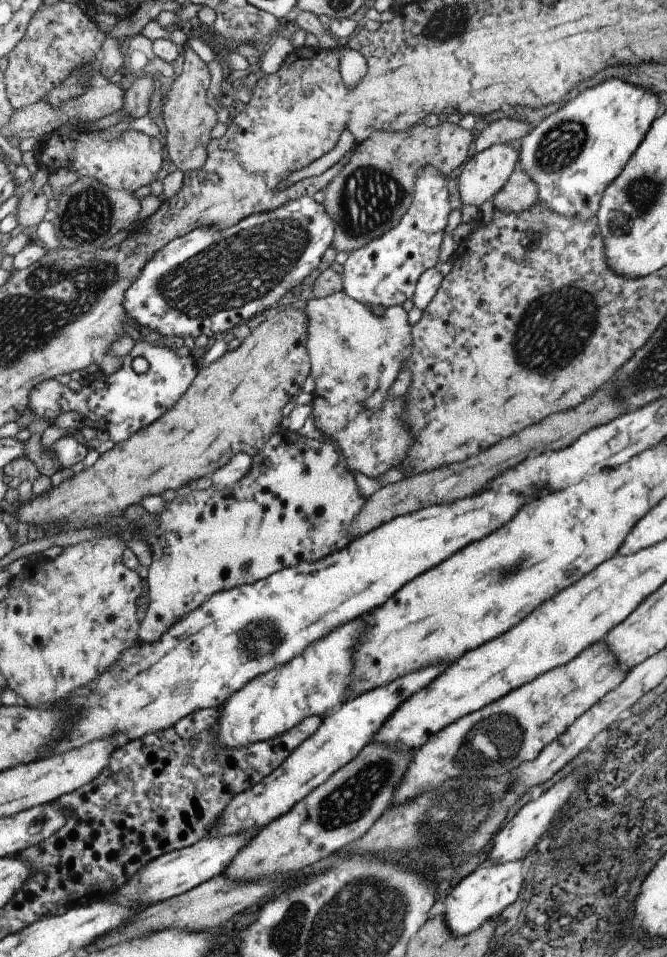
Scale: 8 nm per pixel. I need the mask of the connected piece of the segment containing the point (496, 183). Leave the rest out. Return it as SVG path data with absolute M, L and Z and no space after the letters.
M509 143L492 145L467 160L456 172L462 204L475 204L479 207L483 202L493 198L508 182L510 175L518 168L518 164L519 151Z

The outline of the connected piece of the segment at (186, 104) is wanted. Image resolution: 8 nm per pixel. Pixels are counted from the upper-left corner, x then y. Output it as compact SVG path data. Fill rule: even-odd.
M186 46L182 73L170 83L164 98L162 119L167 128L169 158L183 173L202 168L207 159L210 131L219 121L217 112L208 104L210 81L208 63L190 46Z

